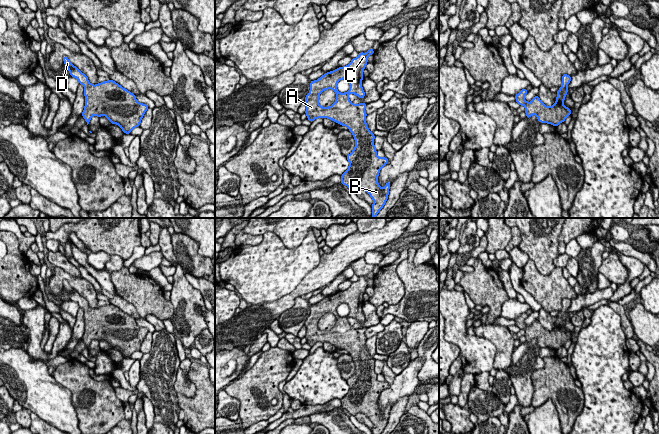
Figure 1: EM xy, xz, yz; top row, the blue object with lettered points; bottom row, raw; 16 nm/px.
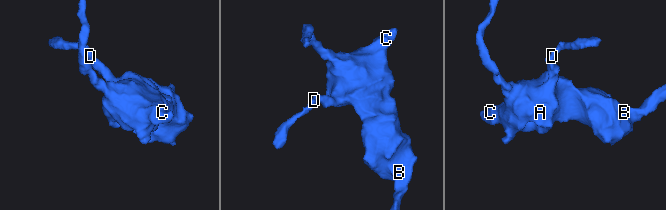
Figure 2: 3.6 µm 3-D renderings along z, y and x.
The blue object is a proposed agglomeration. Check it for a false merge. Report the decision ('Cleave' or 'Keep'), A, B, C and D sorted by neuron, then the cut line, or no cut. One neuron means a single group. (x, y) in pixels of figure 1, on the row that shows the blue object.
Keep. Groups: A B C D. No split

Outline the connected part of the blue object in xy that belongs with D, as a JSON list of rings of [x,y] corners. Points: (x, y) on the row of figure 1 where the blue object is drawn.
[[[67,56],[63,57],[63,61],[71,77],[76,78],[79,84],[84,86],[85,106],[82,116],[87,125],[95,115],[106,116],[126,134],[140,126],[149,108],[147,104],[139,103],[133,93],[111,79],[96,85],[91,84],[88,77],[74,66]]]

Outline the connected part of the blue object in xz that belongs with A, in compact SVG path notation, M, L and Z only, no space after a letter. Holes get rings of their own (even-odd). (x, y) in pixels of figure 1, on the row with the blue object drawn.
M373 48L366 53L359 52L359 56L352 58L348 65L326 72L317 80L310 81L310 91L304 102L305 114L311 123L317 118L328 118L346 126L353 134L355 148L346 156L349 167L341 175L341 184L346 185L353 192L357 189L365 190L374 201L371 205L371 216L375 218L389 195L390 181L383 188L378 183L380 170L389 161L386 157L377 156L374 145L375 135L366 124L367 104L363 102L353 104L348 98L349 94L355 94L361 99L365 97L362 87L363 71L368 63L368 56L373 54ZM342 79L350 84L349 90L345 93L340 93L336 87ZM327 89L332 89L336 93L336 100L331 106L322 107L319 105L319 96Z

